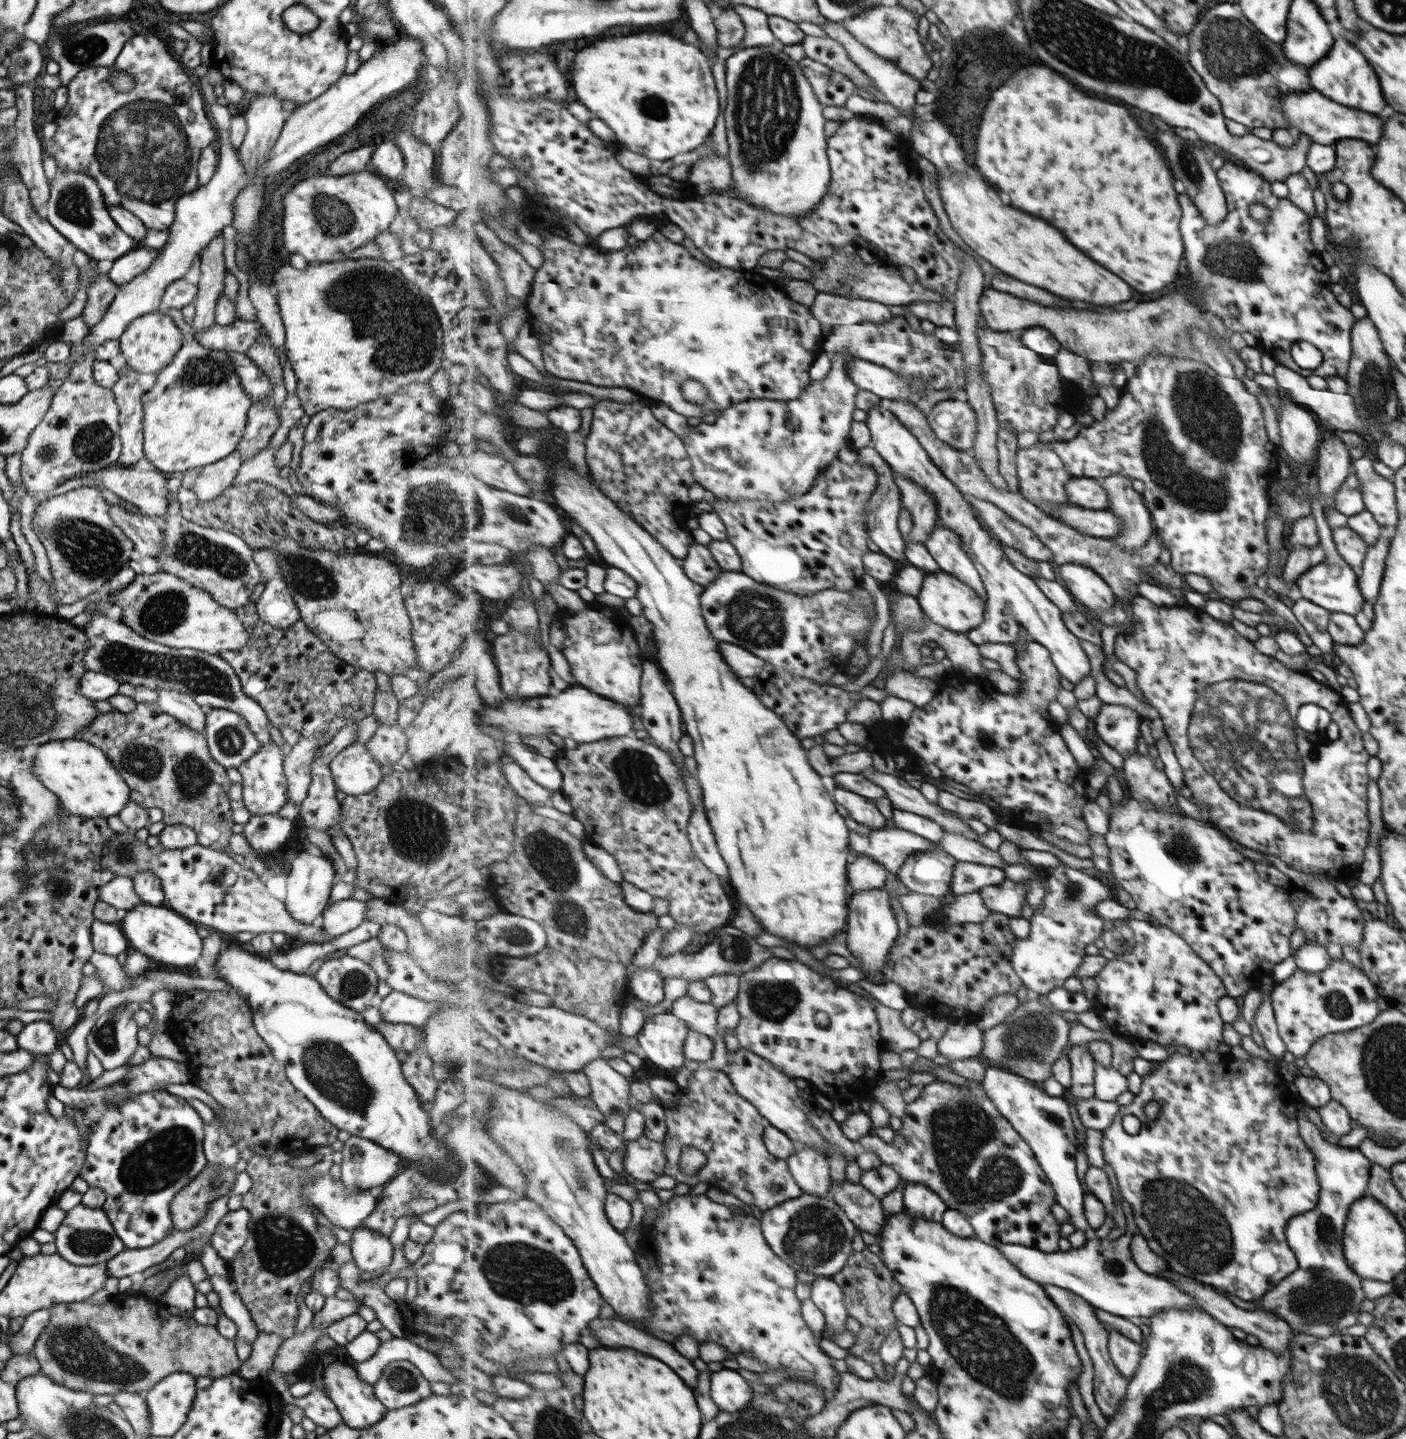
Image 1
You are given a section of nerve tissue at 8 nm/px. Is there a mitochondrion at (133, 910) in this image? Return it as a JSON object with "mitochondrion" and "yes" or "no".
{"mitochondrion":"no"}

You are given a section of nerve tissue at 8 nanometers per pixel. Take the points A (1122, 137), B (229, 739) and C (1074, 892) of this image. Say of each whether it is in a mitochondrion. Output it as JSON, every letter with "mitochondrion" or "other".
{"A":"other","B":"mitochondrion","C":"mitochondrion"}

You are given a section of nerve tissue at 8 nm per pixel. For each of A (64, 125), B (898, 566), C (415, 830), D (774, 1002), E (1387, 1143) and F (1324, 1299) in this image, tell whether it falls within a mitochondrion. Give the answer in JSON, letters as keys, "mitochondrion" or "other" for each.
{"A":"other","B":"other","C":"mitochondrion","D":"mitochondrion","E":"other","F":"mitochondrion"}

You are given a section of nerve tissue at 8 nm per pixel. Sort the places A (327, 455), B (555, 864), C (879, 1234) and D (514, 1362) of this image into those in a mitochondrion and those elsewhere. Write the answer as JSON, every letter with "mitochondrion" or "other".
{"A":"other","B":"mitochondrion","C":"other","D":"other"}

